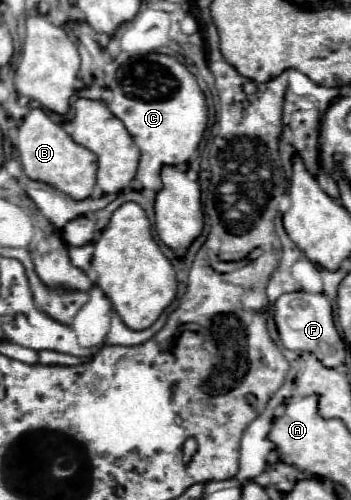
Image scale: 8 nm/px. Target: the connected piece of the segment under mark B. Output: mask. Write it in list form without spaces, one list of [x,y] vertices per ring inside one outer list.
[[[30,109],[30,113],[22,119],[16,149],[30,179],[48,183],[76,201],[92,195],[92,189],[96,185],[96,155],[92,155],[90,149],[74,143],[74,139],[58,123],[54,123],[44,113],[44,109]]]

